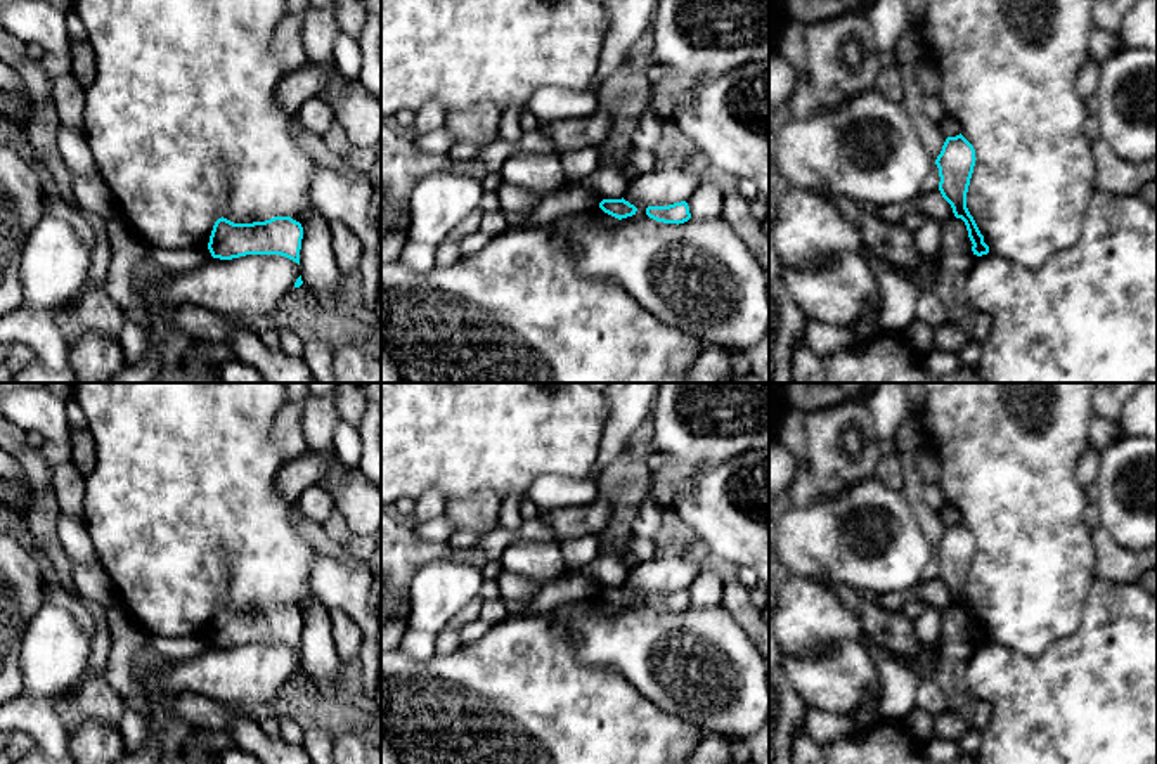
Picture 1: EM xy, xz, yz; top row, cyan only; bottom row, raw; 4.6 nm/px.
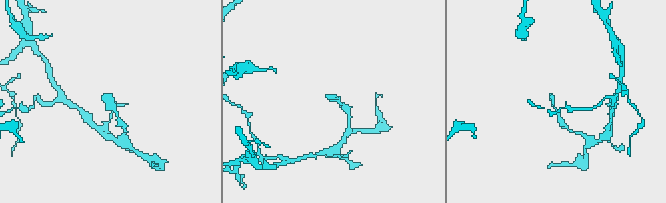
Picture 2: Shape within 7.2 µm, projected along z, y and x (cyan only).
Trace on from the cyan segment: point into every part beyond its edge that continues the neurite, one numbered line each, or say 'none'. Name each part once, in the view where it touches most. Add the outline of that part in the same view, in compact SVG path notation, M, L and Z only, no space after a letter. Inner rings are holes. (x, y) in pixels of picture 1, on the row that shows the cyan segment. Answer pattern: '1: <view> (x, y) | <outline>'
none

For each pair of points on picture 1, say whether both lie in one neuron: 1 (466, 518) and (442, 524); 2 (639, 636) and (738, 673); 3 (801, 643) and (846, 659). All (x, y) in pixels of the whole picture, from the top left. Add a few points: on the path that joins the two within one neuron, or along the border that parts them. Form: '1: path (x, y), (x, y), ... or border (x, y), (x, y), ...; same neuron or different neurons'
1: border (444, 515), (456, 529); different neurons
2: path (664, 655), (686, 664), (698, 664), (714, 673); same neuron
3: border (858, 640), (832, 643), (820, 653), (787, 657); different neurons

